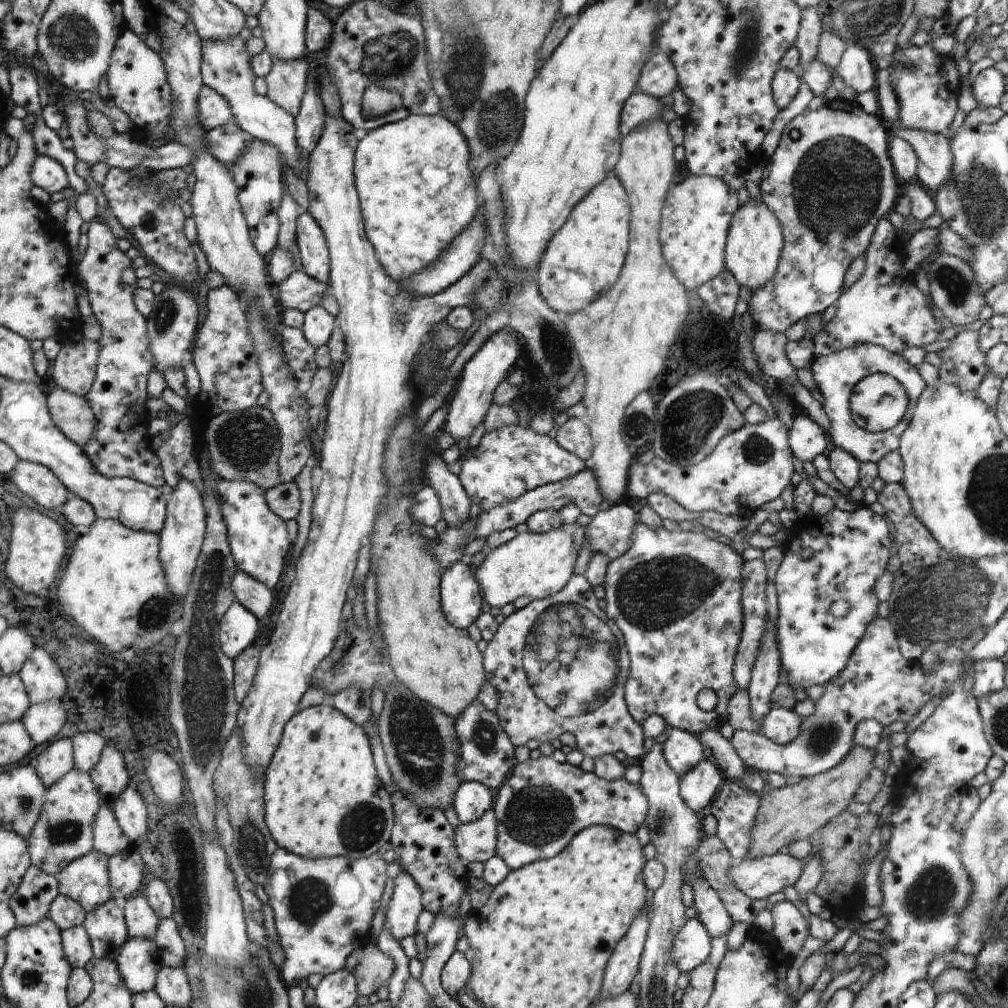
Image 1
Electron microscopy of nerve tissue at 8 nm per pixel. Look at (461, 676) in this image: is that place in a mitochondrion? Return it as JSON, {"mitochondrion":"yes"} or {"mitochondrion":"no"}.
{"mitochondrion":"no"}

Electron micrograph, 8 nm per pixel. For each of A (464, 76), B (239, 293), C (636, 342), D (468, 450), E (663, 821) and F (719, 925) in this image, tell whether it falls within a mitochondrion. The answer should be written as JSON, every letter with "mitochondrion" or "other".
{"A":"mitochondrion","B":"other","C":"other","D":"other","E":"mitochondrion","F":"other"}

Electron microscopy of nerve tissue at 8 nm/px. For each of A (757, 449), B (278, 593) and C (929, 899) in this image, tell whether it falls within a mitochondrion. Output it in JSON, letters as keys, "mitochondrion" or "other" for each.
{"A":"mitochondrion","B":"other","C":"mitochondrion"}

